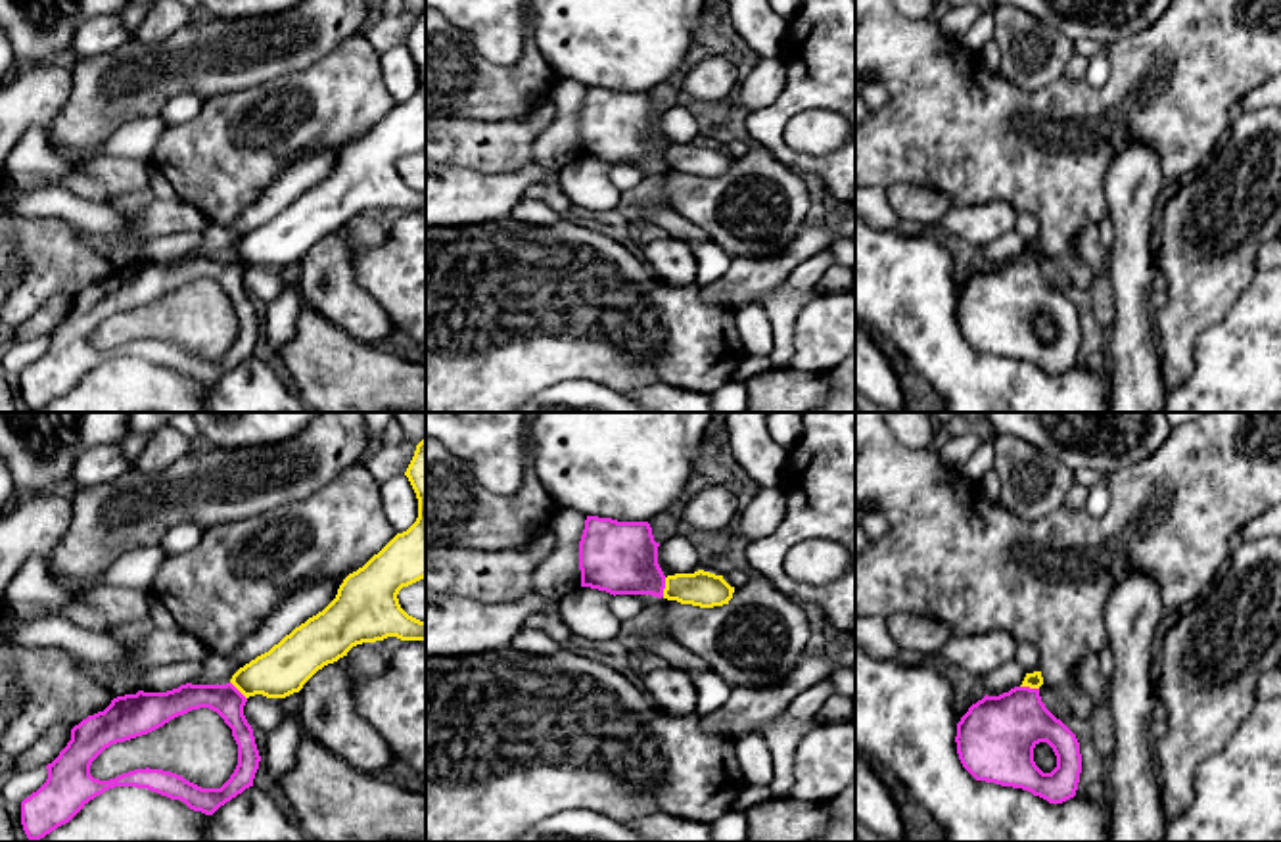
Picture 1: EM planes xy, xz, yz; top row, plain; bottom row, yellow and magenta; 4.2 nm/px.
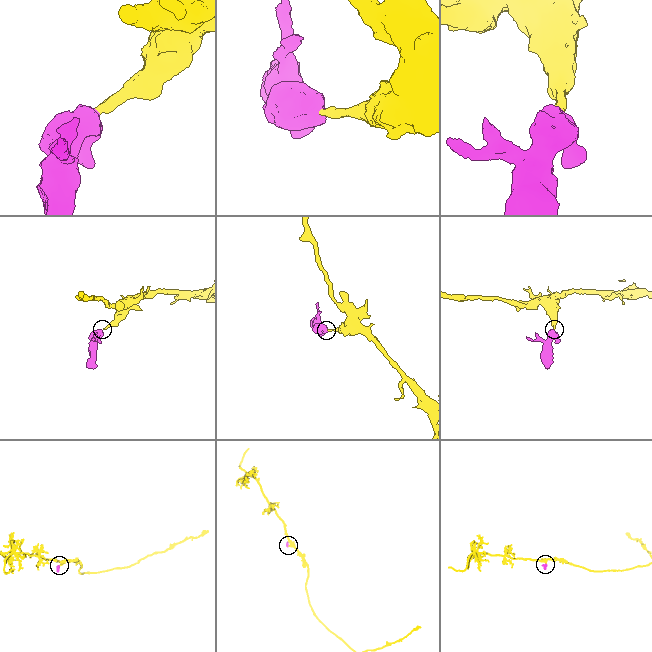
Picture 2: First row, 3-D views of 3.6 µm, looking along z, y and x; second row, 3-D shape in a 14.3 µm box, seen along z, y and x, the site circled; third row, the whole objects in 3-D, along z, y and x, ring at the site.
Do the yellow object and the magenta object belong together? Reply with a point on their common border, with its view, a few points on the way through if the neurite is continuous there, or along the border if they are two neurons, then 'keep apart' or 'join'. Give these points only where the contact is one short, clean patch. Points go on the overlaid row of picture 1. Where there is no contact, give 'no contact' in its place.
contact xz (666, 587); way xz (704, 589), (666, 587), (639, 574), (618, 557); join

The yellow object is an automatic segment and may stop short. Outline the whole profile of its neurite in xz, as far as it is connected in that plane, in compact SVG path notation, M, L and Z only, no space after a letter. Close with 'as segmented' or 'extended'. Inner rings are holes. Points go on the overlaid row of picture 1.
M587 516L579 541L581 587L610 595L652 595L700 608L729 604L734 587L704 570L664 575L648 522Z | extended

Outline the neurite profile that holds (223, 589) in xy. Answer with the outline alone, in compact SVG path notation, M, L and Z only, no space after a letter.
M357 462L303 501L203 529L196 547L165 556L150 593L211 652L232 654L293 591L347 577L395 535L382 508L380 483Z

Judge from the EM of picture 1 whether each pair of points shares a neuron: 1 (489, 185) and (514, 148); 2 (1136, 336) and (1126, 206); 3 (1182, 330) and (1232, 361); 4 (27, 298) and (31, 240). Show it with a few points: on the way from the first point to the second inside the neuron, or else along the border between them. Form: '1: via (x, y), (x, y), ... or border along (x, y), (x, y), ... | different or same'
1: border along (534, 162), (516, 169), (466, 169), (455, 165) | different
2: via (1132, 304), (1132, 238) | same
3: border along (1230, 309), (1197, 338), (1195, 369), (1184, 382) | different
4: via (37, 284), (39, 254) | same

